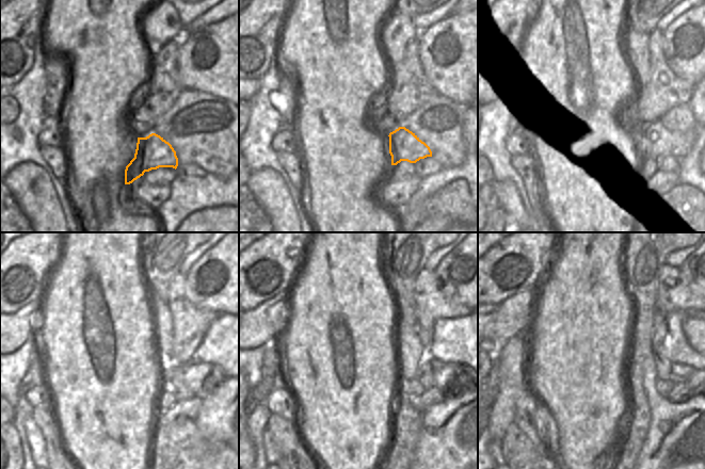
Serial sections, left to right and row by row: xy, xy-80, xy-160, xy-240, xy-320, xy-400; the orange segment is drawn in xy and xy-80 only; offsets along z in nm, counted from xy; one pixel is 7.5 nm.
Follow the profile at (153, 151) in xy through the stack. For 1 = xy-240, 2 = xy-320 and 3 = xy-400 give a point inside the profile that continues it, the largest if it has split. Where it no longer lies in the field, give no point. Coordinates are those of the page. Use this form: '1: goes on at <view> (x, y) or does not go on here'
1: goes on at xy-240 (202, 378)
2: goes on at xy-320 (455, 377)
3: goes on at xy-400 (694, 382)

